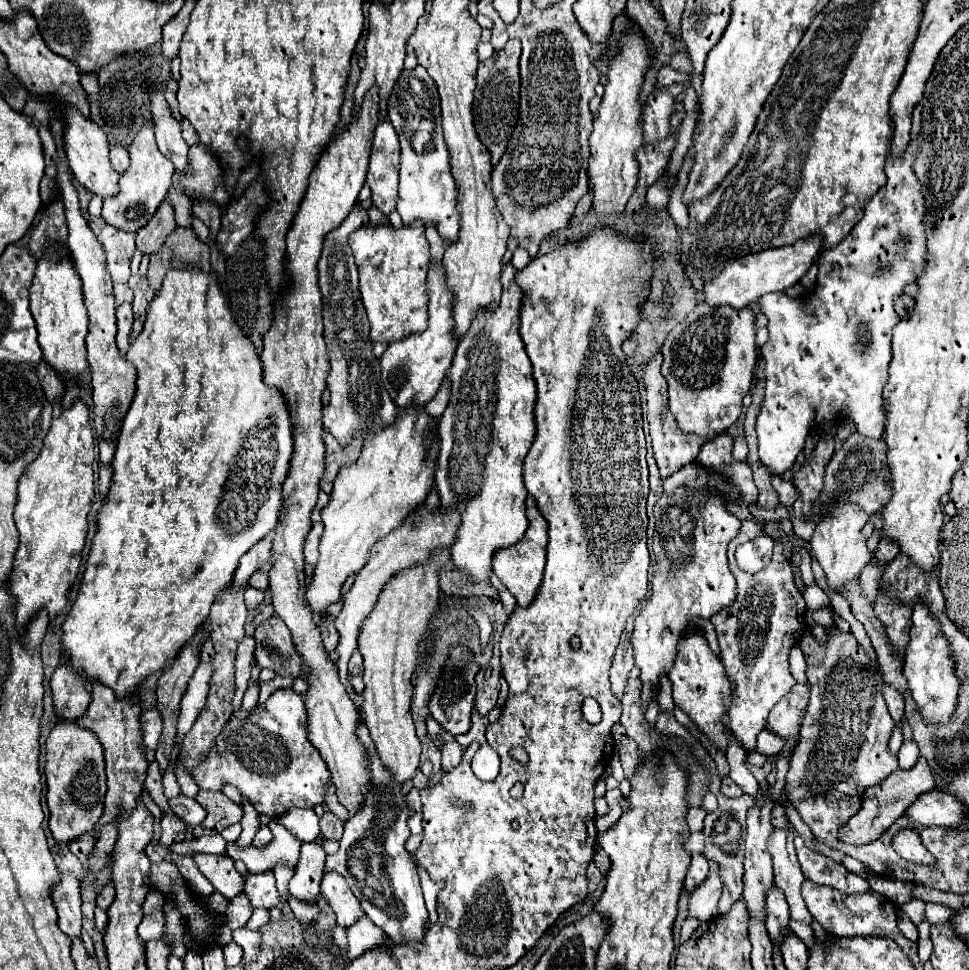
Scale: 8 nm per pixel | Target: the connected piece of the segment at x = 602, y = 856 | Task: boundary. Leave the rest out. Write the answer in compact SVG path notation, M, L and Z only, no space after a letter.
M597 842L597 846L595 846L595 854L593 854L593 856L595 856L593 862L595 862L595 866L601 870L601 874L609 872L609 856L607 856L607 852L599 846L599 842Z

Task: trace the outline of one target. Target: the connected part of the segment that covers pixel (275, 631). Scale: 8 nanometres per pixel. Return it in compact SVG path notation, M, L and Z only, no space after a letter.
M273 614L269 620L255 626L255 662L271 668L275 674L301 678L305 674L303 660L295 652L289 628Z

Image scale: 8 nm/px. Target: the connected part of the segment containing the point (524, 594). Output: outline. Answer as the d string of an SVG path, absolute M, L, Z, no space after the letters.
M527 496L525 506L527 506L527 520L529 520L525 540L521 540L521 544L503 548L501 552L497 552L497 556L493 556L493 572L505 584L505 588L517 598L519 608L527 608L539 590L543 568L545 568L545 548L547 548L547 520L541 516L533 496Z

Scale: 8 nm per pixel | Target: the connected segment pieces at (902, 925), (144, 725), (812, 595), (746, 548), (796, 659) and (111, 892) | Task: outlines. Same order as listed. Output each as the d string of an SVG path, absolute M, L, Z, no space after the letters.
M899 916L897 924L899 924L899 930L901 930L911 942L917 942L917 938L919 938L919 934L917 934L917 926L911 924L909 916Z
M147 710L141 714L141 732L143 732L143 746L145 750L155 750L159 736L161 736L163 720L159 710Z
M816 584L806 586L806 588L802 596L806 602L808 611L815 611L821 607L826 607L830 603L828 596Z
M761 534L755 540L739 546L739 568L755 574L769 564L771 556L773 556L773 538Z
M795 644L790 650L789 664L791 664L791 674L797 682L807 684L807 676L805 676L805 658L801 654L799 644Z
M107 882L107 884L99 890L99 894L97 894L97 904L99 904L103 910L107 910L109 904L113 902L113 898L115 898L115 888L113 888L111 882Z

